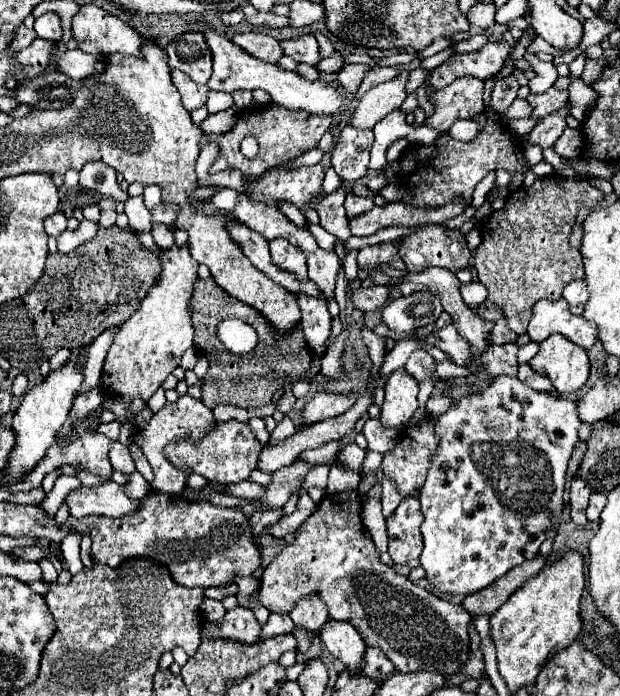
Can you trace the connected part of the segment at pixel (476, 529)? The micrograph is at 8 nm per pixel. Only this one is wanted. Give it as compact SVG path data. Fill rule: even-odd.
M494 377L494 381L480 389L478 393L468 391L462 399L454 401L450 409L438 417L432 419L434 423L434 433L438 435L438 447L432 453L432 465L428 469L428 477L424 487L420 489L420 503L422 503L422 513L424 513L424 523L422 523L422 535L424 535L424 551L420 555L422 567L426 569L426 579L430 585L434 585L440 593L444 595L470 595L476 593L488 585L492 585L496 579L506 575L510 569L516 565L534 559L538 555L540 545L548 539L554 537L558 531L560 523L560 513L562 513L562 493L564 493L564 475L568 467L568 459L572 455L572 449L578 441L578 427L582 425L578 415L576 415L576 403L562 397L562 395L550 395L550 393L540 393L534 389L528 389L518 377Z

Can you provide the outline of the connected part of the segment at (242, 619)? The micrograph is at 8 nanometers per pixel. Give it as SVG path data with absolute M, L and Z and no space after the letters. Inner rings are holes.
M238 607L238 643L244 645L260 643L260 635L262 635L262 627L256 621L252 609Z

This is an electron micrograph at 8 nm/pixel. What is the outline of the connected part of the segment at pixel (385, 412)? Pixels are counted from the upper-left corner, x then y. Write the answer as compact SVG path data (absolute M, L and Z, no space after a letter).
M400 367L388 377L386 385L386 397L382 405L380 421L386 427L400 427L402 423L408 423L418 409L418 381L412 379L412 375Z

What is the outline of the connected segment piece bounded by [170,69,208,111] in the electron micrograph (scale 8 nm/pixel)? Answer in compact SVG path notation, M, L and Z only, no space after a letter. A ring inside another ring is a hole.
M172 71L172 83L176 85L176 89L182 95L182 105L186 111L194 111L198 107L204 107L206 99L208 99L208 87L206 85L198 85L192 83L192 79L188 79L188 75L184 75L182 71Z

